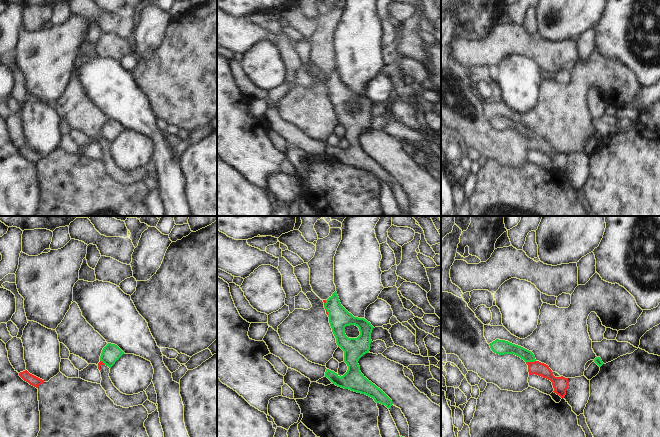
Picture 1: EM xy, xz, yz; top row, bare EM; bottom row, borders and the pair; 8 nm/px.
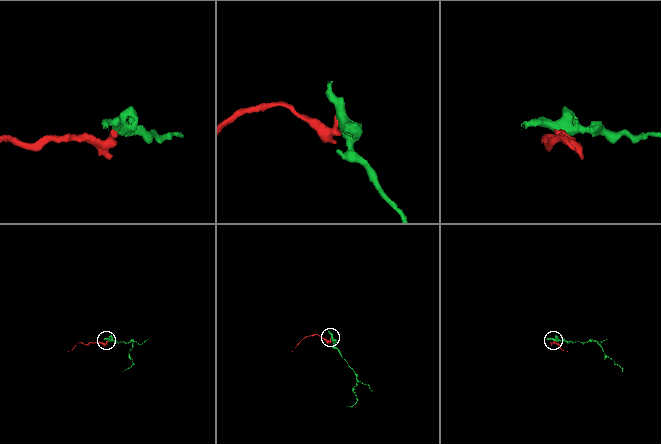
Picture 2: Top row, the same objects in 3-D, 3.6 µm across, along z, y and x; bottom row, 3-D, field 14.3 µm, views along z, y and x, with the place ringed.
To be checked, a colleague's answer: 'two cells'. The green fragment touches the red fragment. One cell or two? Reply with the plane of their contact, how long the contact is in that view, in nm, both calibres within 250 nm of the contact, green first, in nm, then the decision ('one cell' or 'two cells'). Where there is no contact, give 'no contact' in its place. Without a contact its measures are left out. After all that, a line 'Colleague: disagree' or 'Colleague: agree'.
yz | 80 nm | 110/110 nm | two cells
Colleague: agree

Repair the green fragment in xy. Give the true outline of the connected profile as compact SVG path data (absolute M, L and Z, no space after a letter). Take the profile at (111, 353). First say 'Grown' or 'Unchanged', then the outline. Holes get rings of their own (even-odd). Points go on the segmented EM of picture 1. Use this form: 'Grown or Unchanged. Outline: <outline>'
Unchanged. Outline: M108 343L102 350L100 361L111 368L123 354L117 345Z

